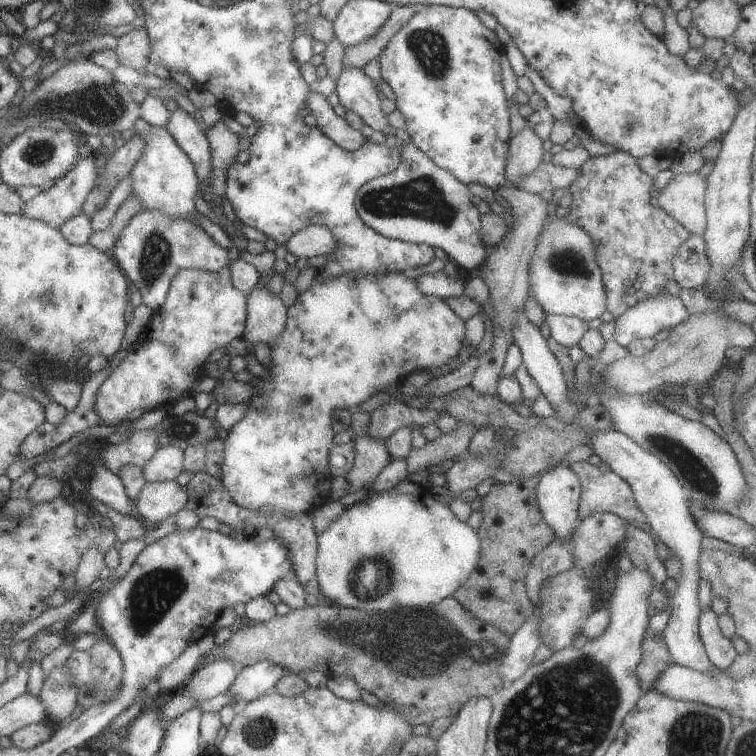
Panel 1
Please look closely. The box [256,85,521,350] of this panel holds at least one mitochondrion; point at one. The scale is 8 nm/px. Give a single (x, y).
(421, 197)

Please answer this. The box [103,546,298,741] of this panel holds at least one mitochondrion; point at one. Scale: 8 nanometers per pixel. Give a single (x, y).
(152, 594)

